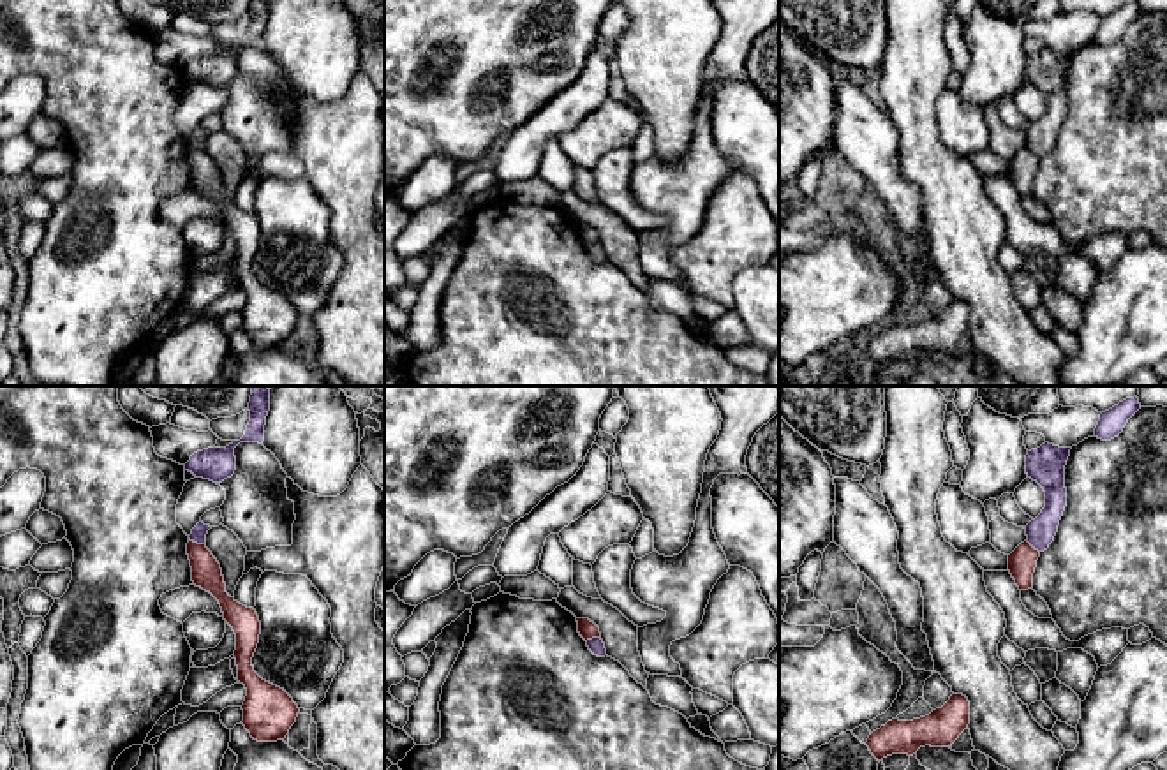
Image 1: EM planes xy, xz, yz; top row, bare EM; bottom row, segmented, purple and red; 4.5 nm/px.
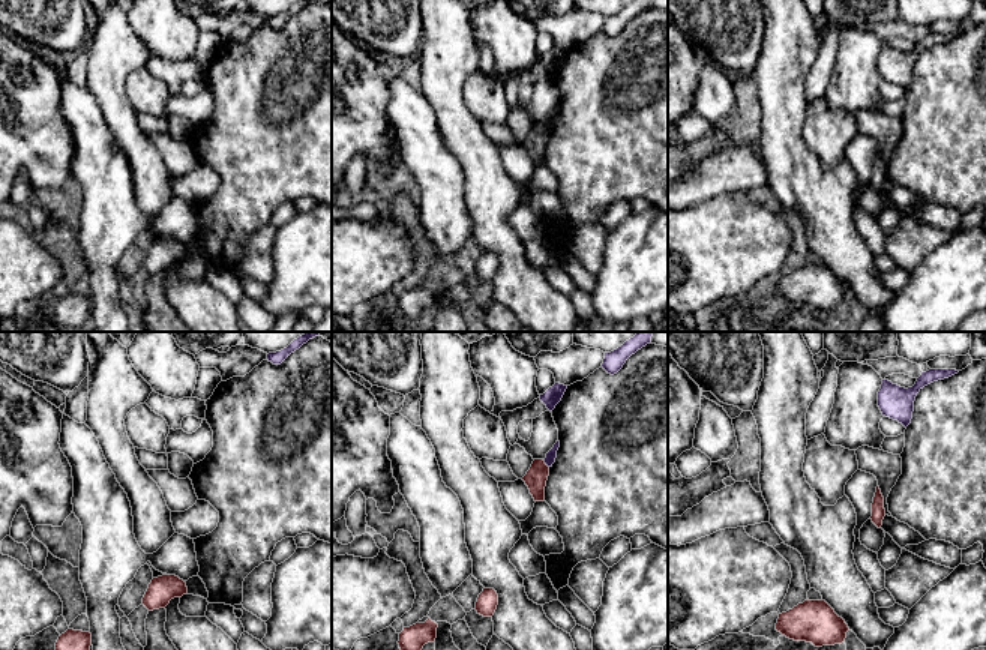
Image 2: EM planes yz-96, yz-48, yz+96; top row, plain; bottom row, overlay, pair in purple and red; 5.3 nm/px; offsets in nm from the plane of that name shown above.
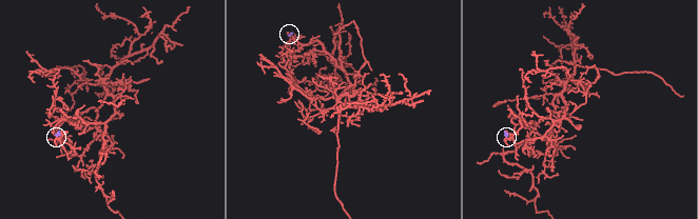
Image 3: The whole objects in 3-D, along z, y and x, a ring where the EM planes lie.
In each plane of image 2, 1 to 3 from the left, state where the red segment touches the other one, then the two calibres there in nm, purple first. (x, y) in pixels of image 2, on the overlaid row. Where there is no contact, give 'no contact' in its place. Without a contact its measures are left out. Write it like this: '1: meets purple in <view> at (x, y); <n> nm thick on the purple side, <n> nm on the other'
1: no contact
2: meets purple in yz-48 at (545, 463); 60 nm thick on the purple side, 120 nm on the other
3: no contact

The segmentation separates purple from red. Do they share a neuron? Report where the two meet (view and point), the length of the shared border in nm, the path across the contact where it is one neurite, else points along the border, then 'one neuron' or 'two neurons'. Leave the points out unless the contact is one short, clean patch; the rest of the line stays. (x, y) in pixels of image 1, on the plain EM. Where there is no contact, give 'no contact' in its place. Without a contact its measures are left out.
meets purple in xy at (196, 147); contact 80 nm long; border along xy (189, 143), (203, 150); two neurons

